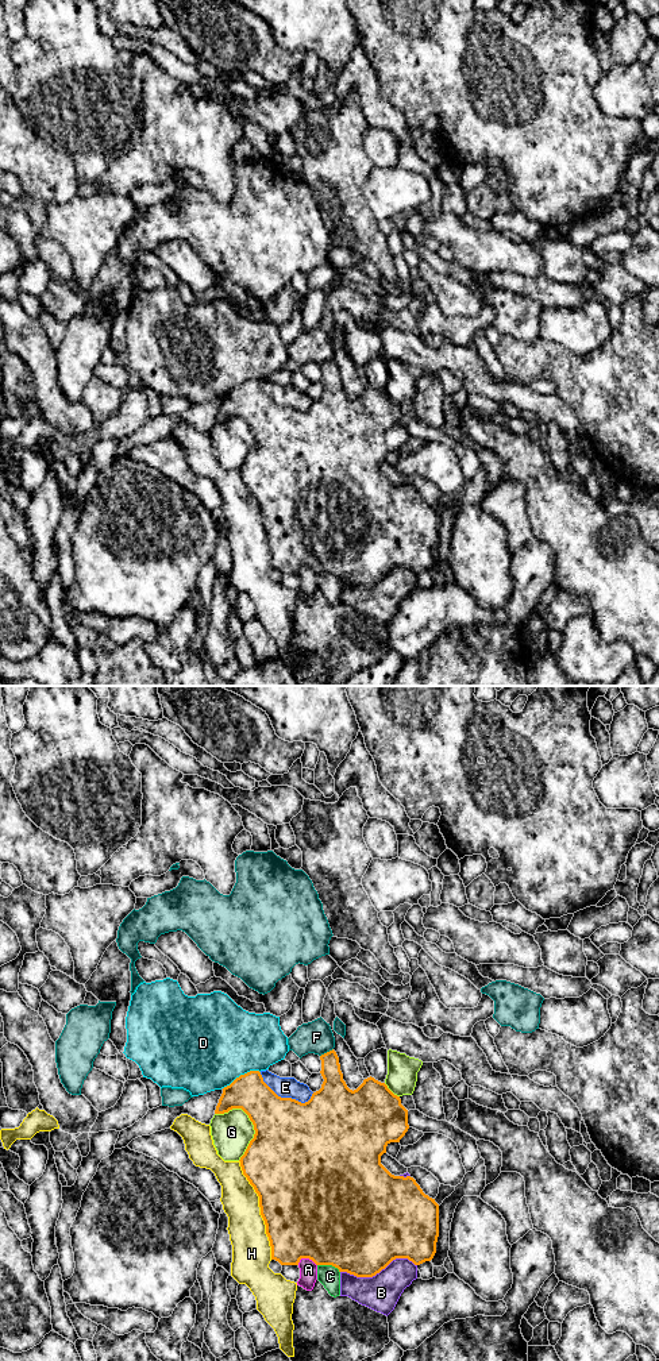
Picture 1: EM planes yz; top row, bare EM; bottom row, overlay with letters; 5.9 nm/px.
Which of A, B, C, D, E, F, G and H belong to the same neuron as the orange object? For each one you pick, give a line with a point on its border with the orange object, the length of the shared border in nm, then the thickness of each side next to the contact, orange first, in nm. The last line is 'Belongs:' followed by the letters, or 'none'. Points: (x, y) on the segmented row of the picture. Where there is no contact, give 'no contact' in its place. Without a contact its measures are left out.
Belongs: none

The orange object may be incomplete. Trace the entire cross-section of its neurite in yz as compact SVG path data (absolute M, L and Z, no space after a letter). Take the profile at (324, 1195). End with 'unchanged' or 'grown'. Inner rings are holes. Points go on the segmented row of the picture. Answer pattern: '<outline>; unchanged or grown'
M332 1049L320 1056L321 1076L324 1079L321 1088L312 1094L311 1099L301 1103L292 1098L278 1096L265 1082L259 1071L250 1071L236 1077L230 1086L223 1088L223 1094L216 1106L215 1114L224 1114L232 1109L242 1109L254 1125L254 1138L250 1141L244 1154L240 1157L243 1175L254 1187L259 1196L261 1215L266 1225L266 1234L271 1246L271 1260L281 1265L298 1265L301 1258L309 1258L316 1265L332 1265L339 1272L347 1272L357 1277L373 1277L385 1269L396 1258L408 1258L415 1265L431 1261L436 1253L439 1237L439 1204L435 1199L423 1192L416 1180L411 1176L394 1176L382 1164L381 1156L386 1153L390 1142L400 1142L409 1129L408 1110L401 1104L400 1096L394 1095L385 1083L367 1077L357 1090L350 1090L343 1080L339 1057Z; unchanged

